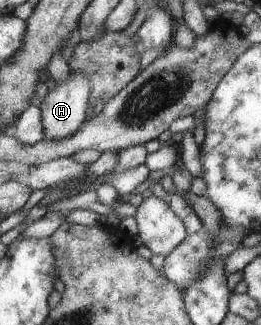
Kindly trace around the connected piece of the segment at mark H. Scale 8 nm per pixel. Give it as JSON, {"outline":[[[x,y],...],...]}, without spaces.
{"outline":[[[70,71],[64,83],[48,91],[39,108],[44,140],[64,139],[83,124],[89,93],[89,79],[83,73]]]}

